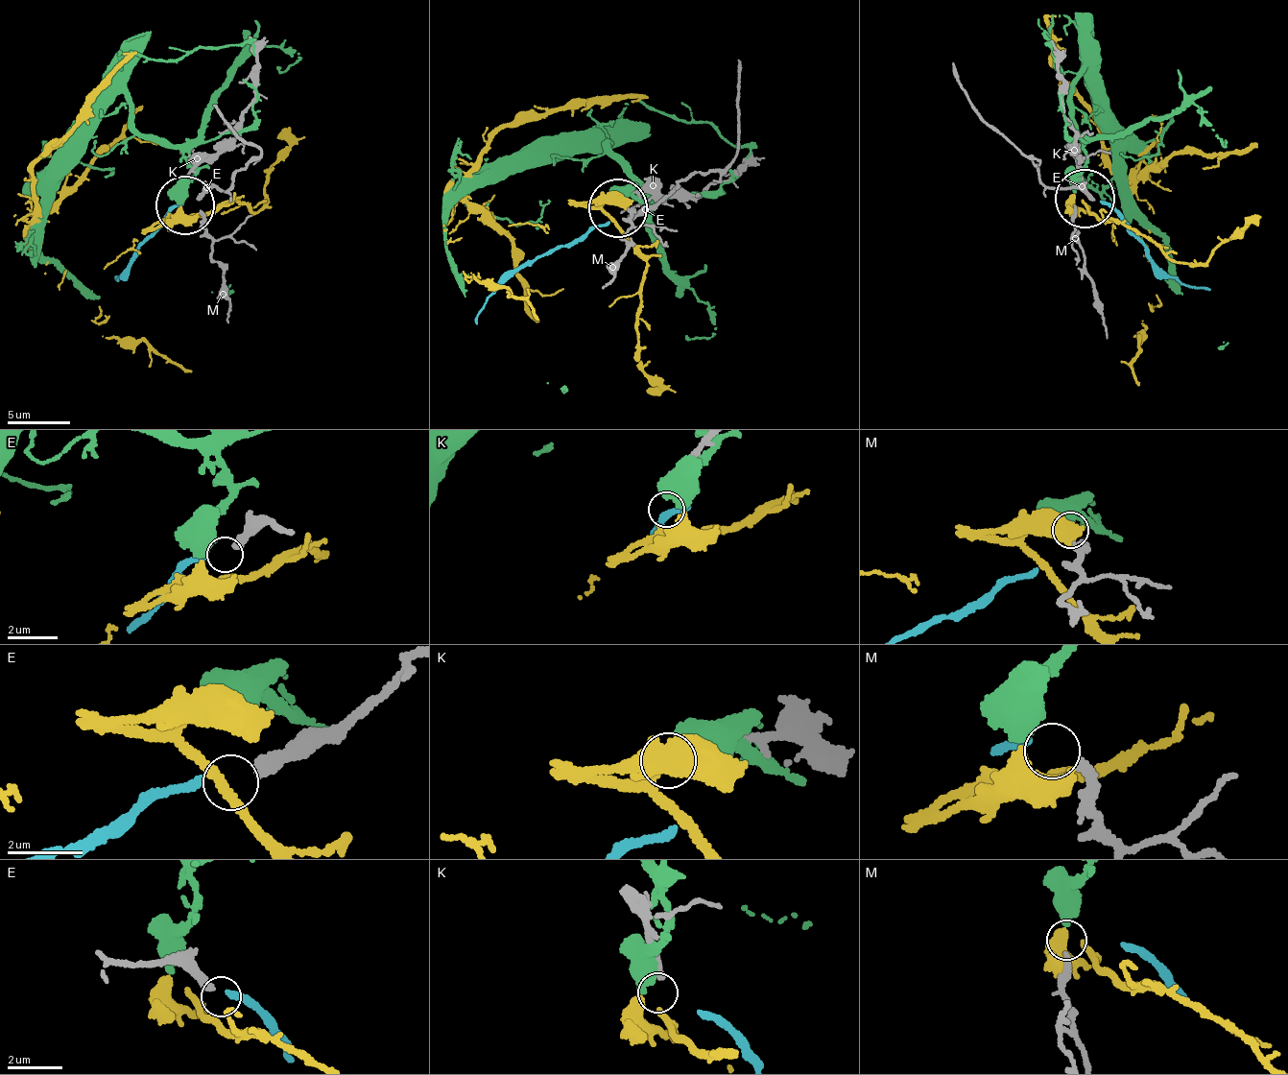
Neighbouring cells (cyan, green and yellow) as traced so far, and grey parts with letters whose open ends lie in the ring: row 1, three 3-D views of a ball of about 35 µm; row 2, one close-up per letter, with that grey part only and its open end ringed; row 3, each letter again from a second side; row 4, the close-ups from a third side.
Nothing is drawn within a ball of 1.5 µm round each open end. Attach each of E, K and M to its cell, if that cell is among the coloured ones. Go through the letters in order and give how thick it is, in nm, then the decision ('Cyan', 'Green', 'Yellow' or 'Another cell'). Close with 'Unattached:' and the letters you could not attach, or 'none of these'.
E: Thickness 360 nm. Cyan
K: Thickness 240 nm. Yellow
M: Thickness 300 nm. Green
Unattached: none of these

